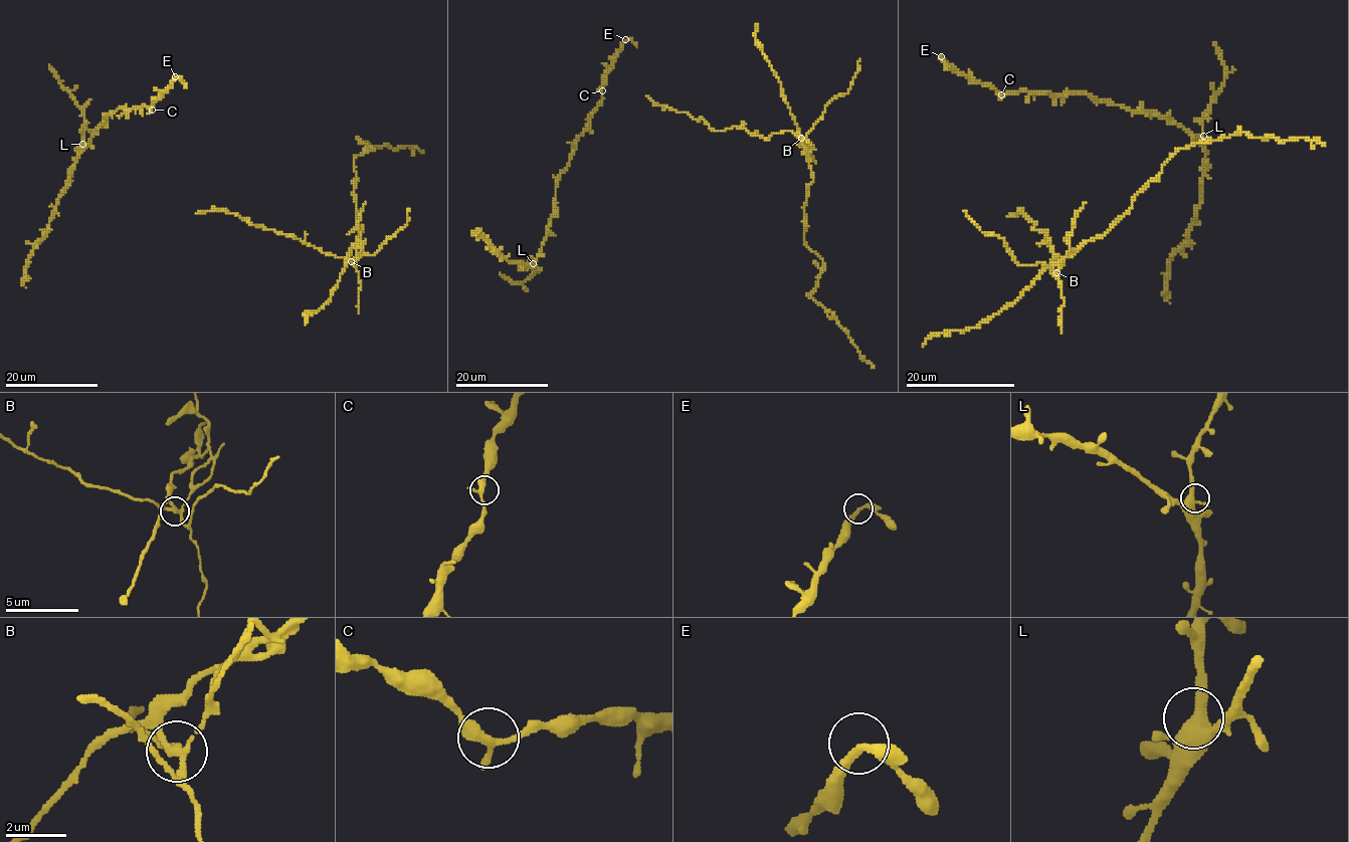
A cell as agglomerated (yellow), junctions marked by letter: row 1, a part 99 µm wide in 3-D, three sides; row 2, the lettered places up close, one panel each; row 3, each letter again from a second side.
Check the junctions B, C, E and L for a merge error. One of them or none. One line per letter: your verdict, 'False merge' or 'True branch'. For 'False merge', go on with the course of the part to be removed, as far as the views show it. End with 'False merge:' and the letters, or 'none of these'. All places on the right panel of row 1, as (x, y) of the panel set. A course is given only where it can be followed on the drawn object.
B: False merge. Course of the part to remove: (1056, 272), (1048, 267), (1057, 256), (1044, 242), (1046, 232), (1033, 228), (1024, 213), (1006, 217)
C: True branch
E: True branch
L: True branch
False merge: B

